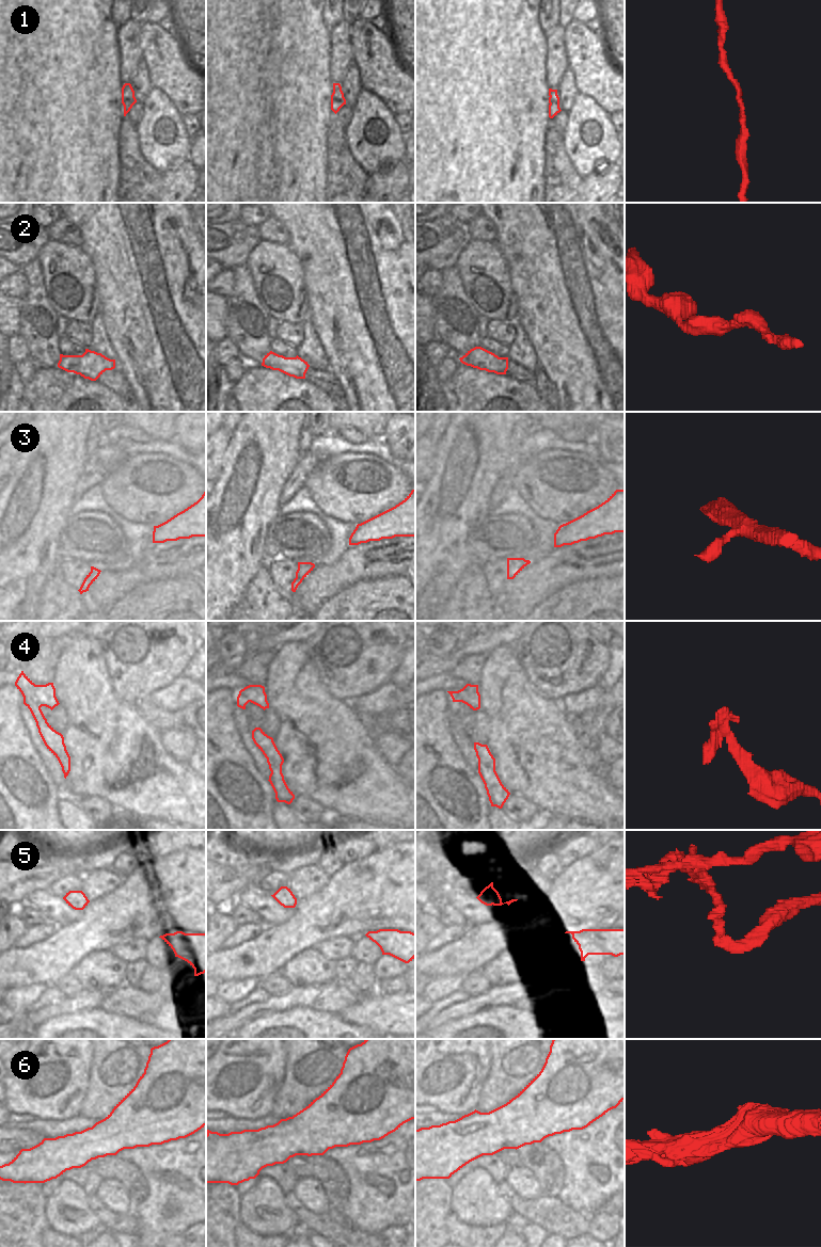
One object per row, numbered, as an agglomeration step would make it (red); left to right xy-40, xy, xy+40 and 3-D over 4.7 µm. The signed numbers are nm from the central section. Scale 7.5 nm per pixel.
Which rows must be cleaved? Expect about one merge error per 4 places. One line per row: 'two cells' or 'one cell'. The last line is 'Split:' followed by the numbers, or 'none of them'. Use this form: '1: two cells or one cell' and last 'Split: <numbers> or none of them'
1: one cell
2: one cell
3: one cell
4: one cell
5: two cells
6: one cell
Split: 5

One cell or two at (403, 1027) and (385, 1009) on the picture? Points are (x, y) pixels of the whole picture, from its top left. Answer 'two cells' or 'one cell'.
one cell

